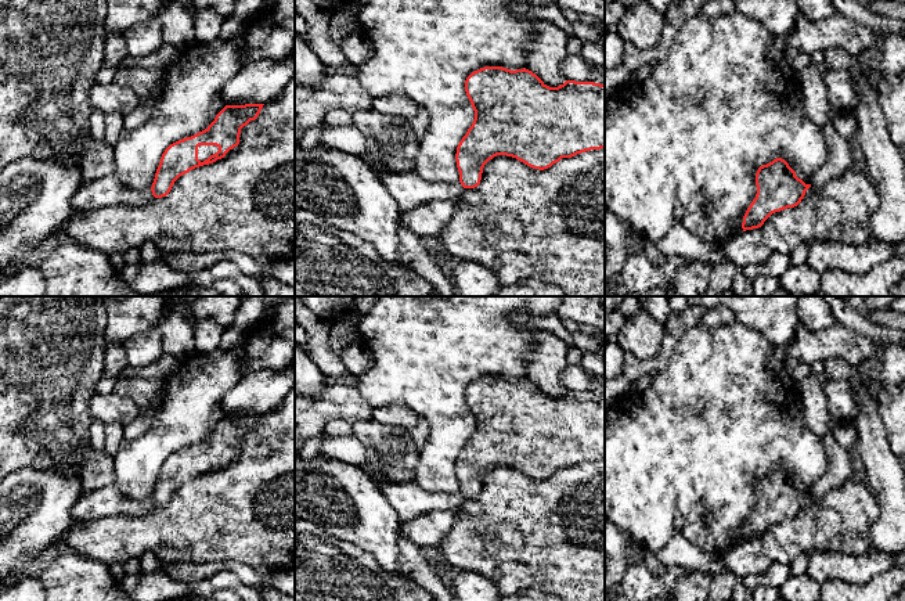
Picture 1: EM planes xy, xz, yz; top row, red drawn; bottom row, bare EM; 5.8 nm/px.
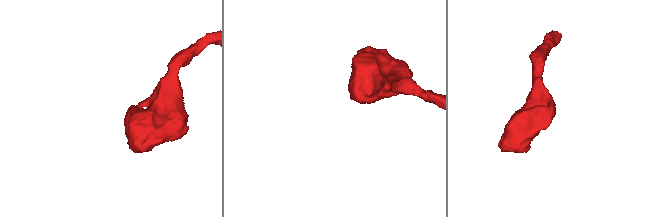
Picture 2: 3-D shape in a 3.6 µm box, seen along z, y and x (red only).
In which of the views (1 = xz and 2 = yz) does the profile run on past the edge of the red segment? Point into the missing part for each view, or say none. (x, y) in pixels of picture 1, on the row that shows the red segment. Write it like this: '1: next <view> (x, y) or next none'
1: next none
2: next none

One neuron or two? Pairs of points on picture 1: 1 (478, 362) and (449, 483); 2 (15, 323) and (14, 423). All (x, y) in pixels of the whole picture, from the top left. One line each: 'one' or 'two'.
1: one
2: one

